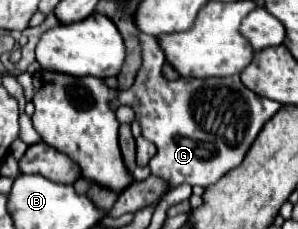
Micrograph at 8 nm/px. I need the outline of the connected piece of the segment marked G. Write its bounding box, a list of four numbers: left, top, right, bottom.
[110,34,280,188]

